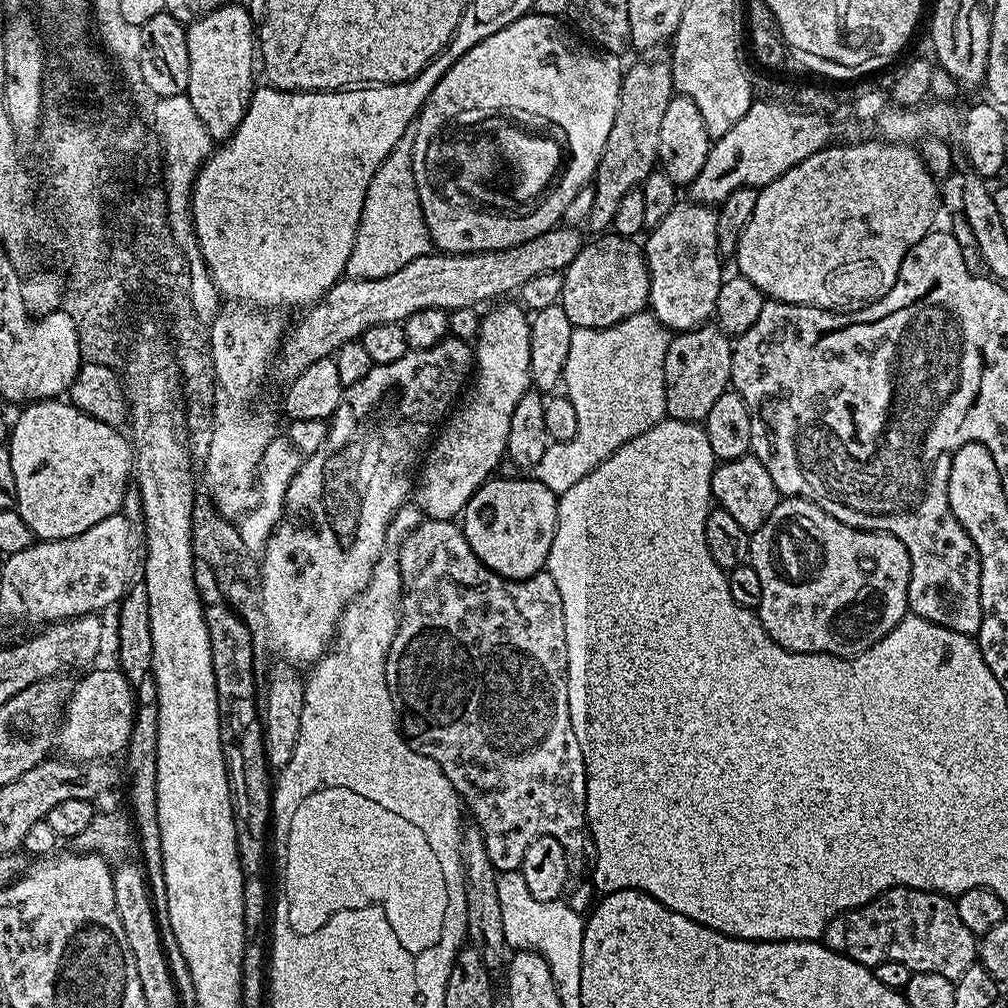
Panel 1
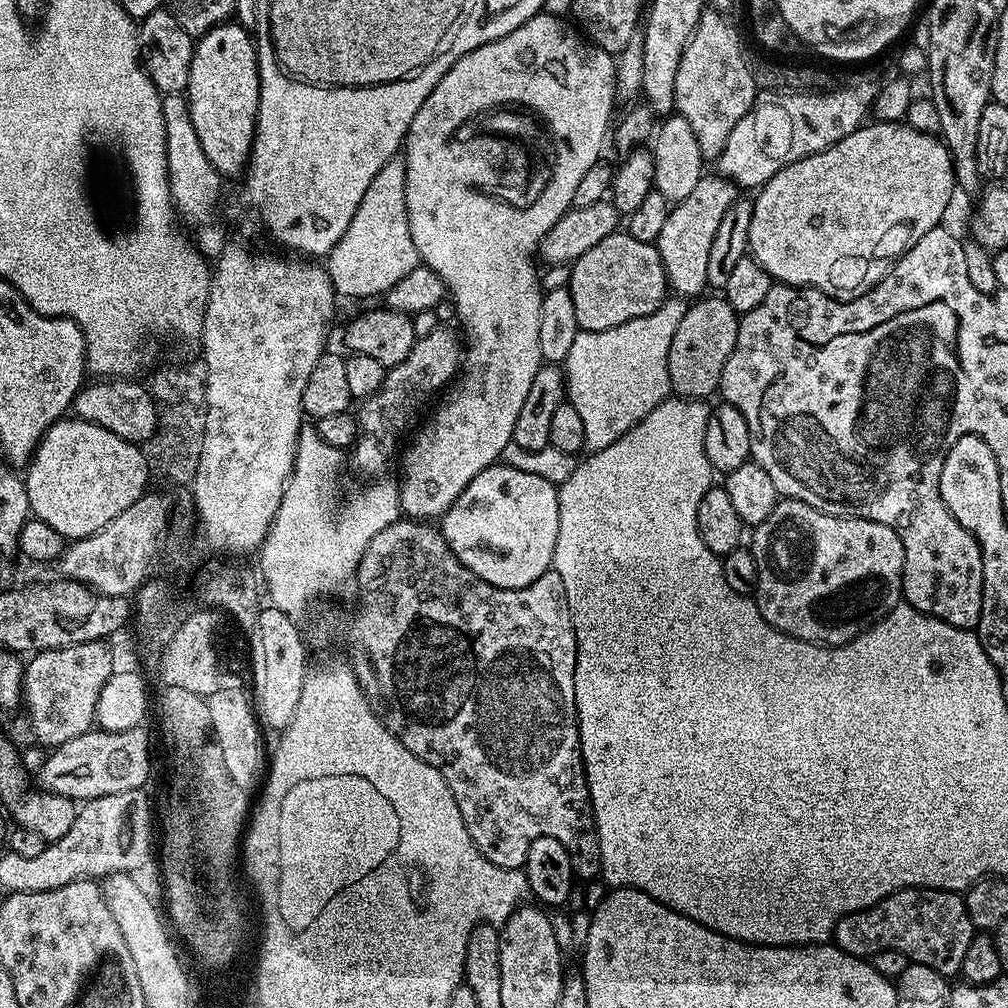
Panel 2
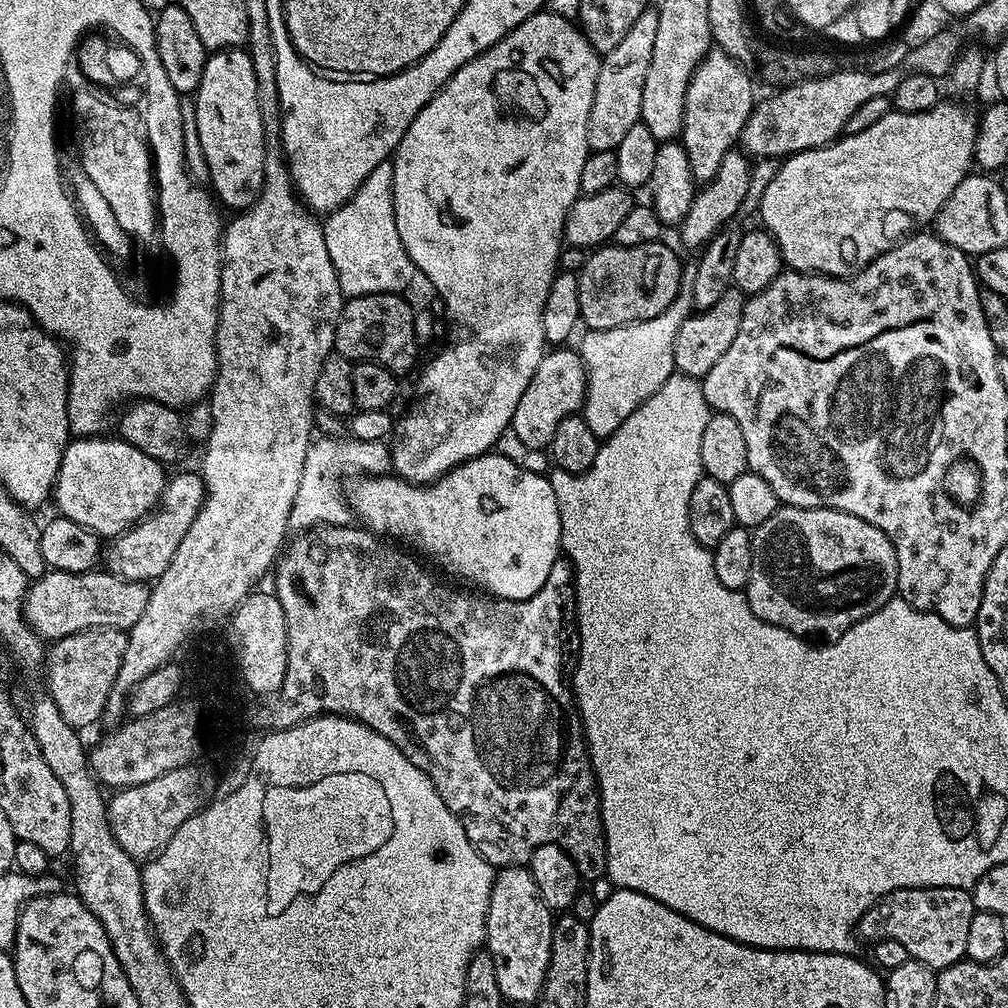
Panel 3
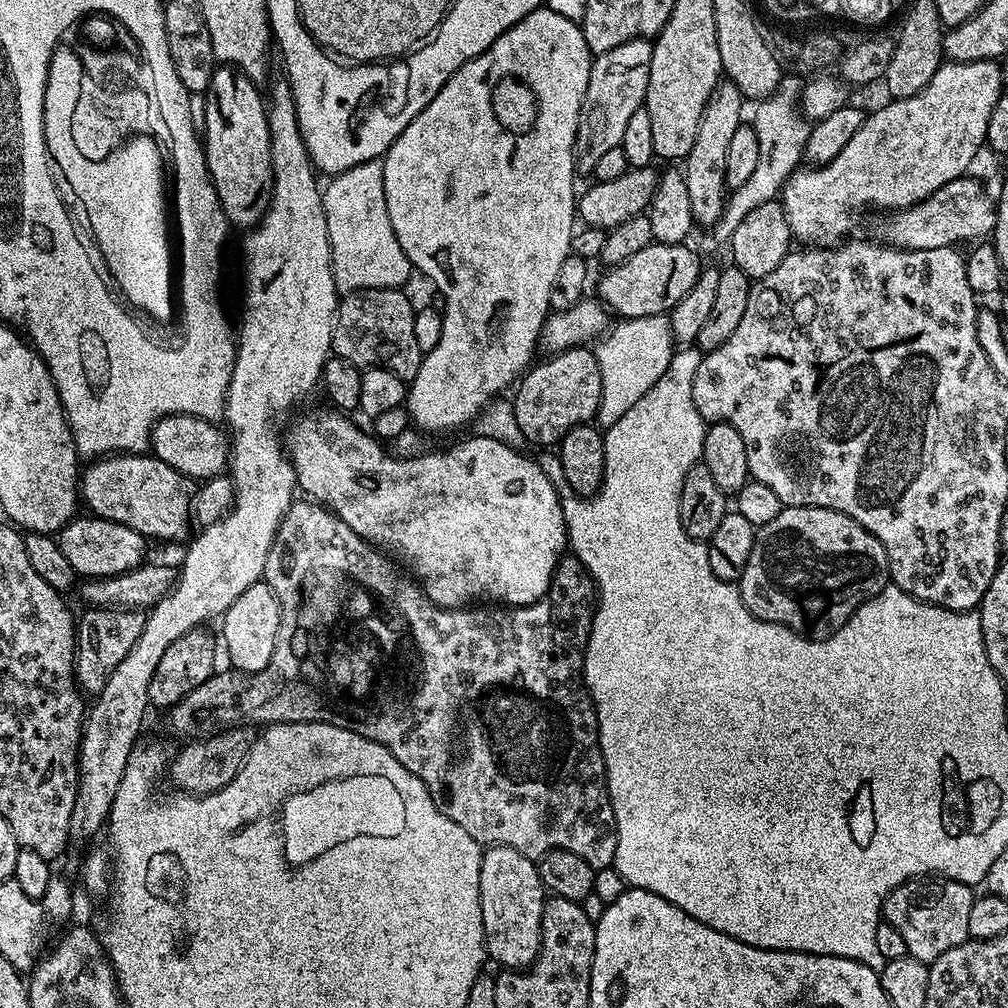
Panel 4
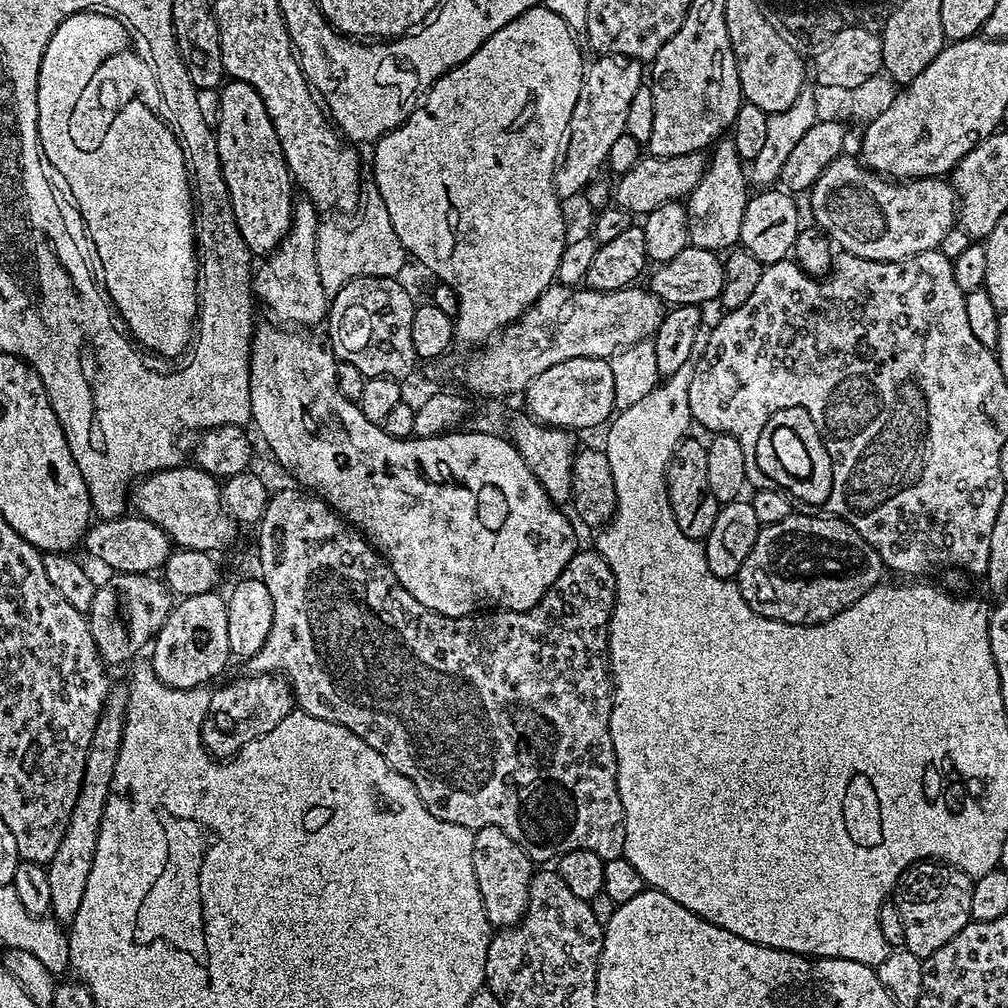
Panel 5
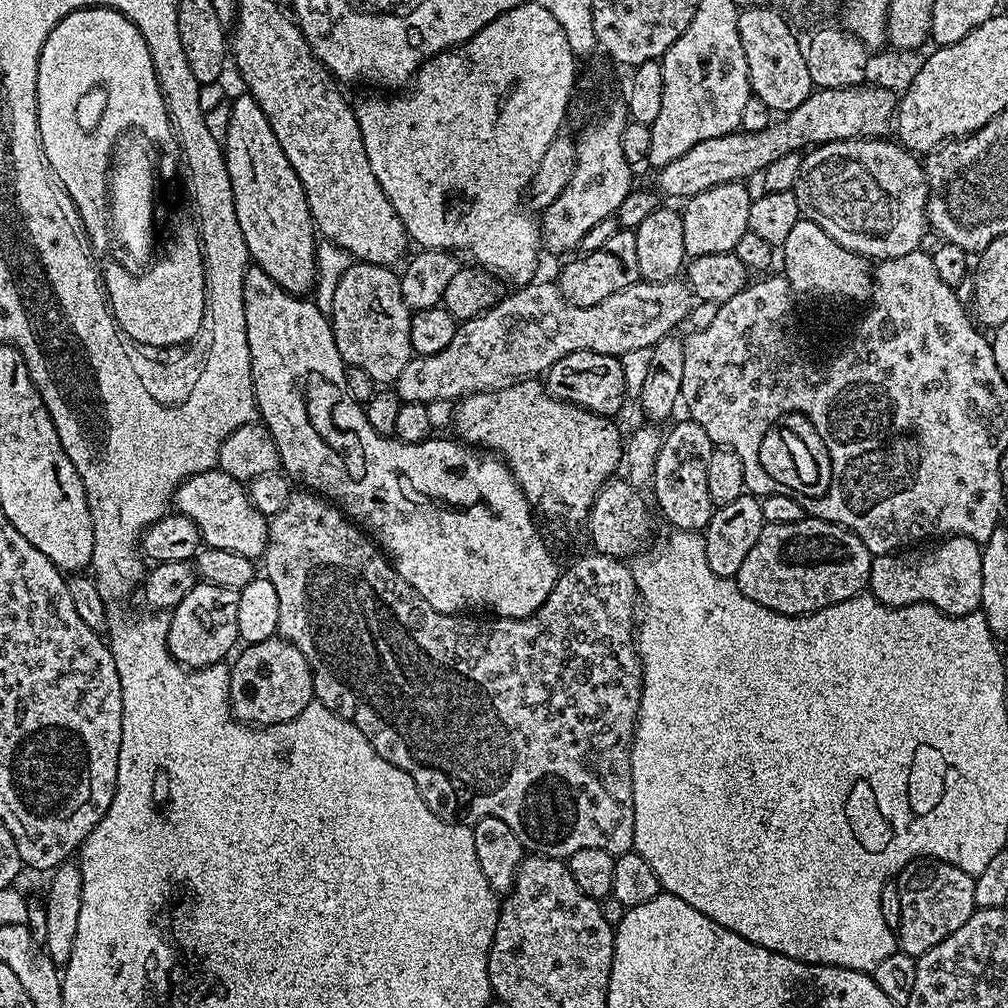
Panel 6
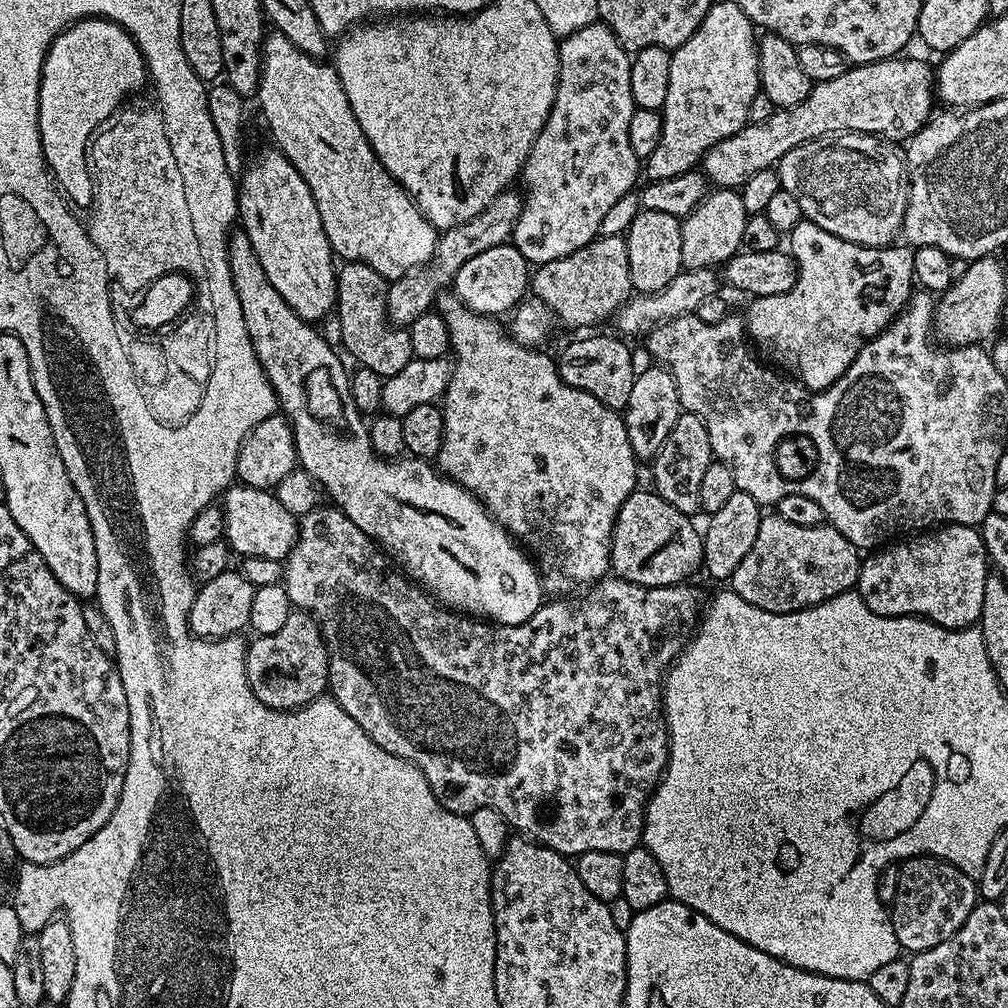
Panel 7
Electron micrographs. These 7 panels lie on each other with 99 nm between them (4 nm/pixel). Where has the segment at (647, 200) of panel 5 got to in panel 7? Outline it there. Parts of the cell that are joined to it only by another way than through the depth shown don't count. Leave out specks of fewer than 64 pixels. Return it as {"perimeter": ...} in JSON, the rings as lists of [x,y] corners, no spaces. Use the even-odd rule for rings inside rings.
{"perimeter":[[[893,58],[877,60],[875,64],[858,64],[849,67],[830,81],[813,83],[808,97],[793,108],[777,108],[776,112],[766,118],[766,122],[747,123],[744,129],[710,148],[702,158],[702,171],[717,189],[743,188],[758,170],[766,170],[779,165],[782,157],[790,150],[802,146],[808,140],[827,138],[833,134],[859,132],[870,136],[879,136],[889,142],[906,142],[919,128],[928,123],[934,100],[934,68],[931,63]]]}

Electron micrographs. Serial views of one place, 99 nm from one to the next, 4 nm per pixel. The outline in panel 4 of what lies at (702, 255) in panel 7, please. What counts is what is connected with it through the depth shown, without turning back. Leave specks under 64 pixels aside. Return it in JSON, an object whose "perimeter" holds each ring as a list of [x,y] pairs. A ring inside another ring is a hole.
{"perimeter":[[[721,83],[708,99],[708,105],[700,119],[698,134],[694,138],[694,146],[690,146],[682,161],[686,190],[690,190],[690,210],[697,225],[714,225],[723,213],[726,201],[726,149],[730,146],[734,130],[738,130],[742,123],[740,103],[742,97],[739,90],[733,84]]]}

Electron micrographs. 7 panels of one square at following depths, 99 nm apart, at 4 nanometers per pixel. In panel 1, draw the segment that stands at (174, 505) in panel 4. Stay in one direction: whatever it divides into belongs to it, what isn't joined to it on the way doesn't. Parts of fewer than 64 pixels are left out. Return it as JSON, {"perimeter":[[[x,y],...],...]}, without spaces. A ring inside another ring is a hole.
{"perimeter":[[[64,398],[37,400],[29,403],[21,412],[24,413],[17,420],[15,417],[14,423],[11,425],[6,447],[9,452],[10,465],[14,474],[14,507],[18,515],[22,518],[22,522],[26,522],[26,526],[30,526],[33,537],[37,541],[74,538],[78,534],[82,534],[82,530],[90,530],[90,526],[102,522],[102,518],[110,518],[111,516],[117,515],[123,509],[120,507],[124,504],[124,491],[130,488],[130,477],[134,472],[134,449],[129,437],[125,433],[123,436],[123,431],[120,428],[111,428],[106,422],[98,422],[98,418],[90,418],[82,410],[78,410],[71,402]]]}

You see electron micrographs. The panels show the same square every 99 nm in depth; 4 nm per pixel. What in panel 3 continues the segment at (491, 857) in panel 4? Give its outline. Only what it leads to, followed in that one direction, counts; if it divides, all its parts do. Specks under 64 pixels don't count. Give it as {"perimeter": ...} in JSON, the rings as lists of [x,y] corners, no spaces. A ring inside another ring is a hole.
{"perimeter":[[[509,866],[496,872],[496,880],[488,894],[490,906],[486,926],[482,930],[486,950],[494,958],[494,974],[498,974],[498,990],[512,1004],[535,1005],[544,989],[552,957],[552,925],[554,913],[542,902],[538,886],[527,867]]]}

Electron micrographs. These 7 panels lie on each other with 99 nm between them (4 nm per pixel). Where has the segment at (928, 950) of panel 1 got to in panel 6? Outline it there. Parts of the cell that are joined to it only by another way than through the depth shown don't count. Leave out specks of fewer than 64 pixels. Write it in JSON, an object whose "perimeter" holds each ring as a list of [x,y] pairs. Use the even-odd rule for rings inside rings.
{"perimeter":[[[921,858],[912,861],[900,872],[896,880],[898,894],[902,894],[902,918],[898,929],[899,951],[918,957],[942,942],[962,922],[976,911],[974,877],[958,870],[958,866],[944,860]]]}

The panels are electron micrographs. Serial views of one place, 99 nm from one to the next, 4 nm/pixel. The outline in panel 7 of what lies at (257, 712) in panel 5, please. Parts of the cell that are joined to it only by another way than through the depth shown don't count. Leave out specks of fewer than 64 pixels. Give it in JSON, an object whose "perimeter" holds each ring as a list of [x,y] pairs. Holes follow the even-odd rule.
{"perimeter":[[[293,610],[286,618],[286,626],[278,630],[278,634],[256,636],[253,644],[247,645],[246,678],[250,682],[252,692],[271,708],[291,710],[301,708],[312,700],[319,700],[329,691],[328,687],[328,647],[324,644],[324,633],[319,624],[306,612]]]}

